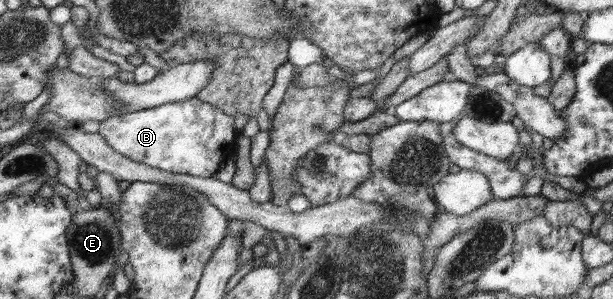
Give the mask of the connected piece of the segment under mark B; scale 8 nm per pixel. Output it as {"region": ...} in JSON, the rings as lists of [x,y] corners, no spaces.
{"region":[[[197,97],[152,109],[116,114],[100,123],[99,135],[114,151],[154,169],[194,177],[213,177],[220,163],[237,152],[230,114]]]}

